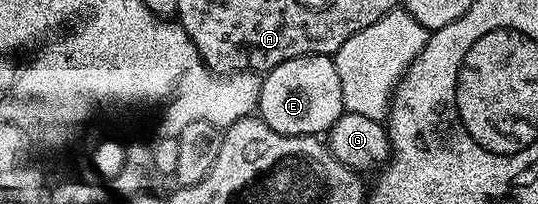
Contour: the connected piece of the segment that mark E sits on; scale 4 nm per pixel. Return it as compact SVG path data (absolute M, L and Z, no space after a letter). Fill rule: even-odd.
M308 54L283 60L261 80L259 117L275 132L291 136L321 136L347 110L347 86L341 83L334 59L327 54Z

